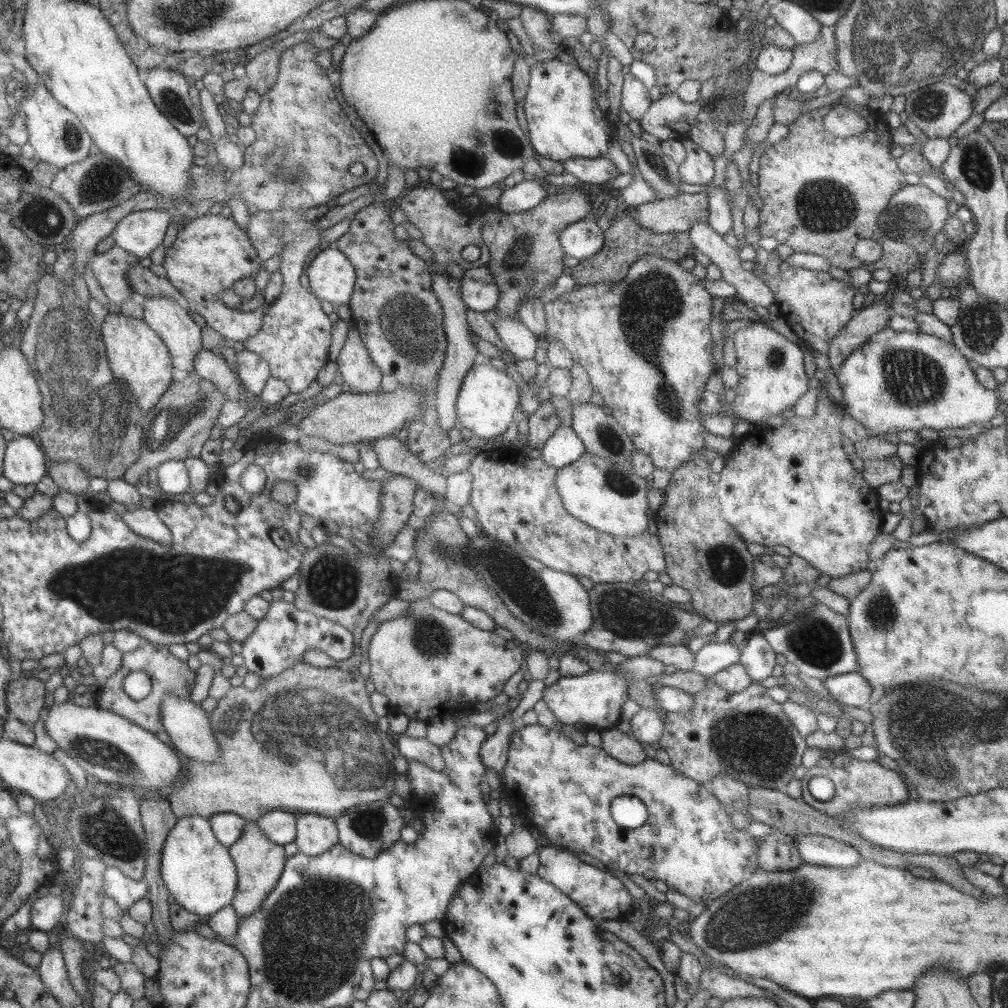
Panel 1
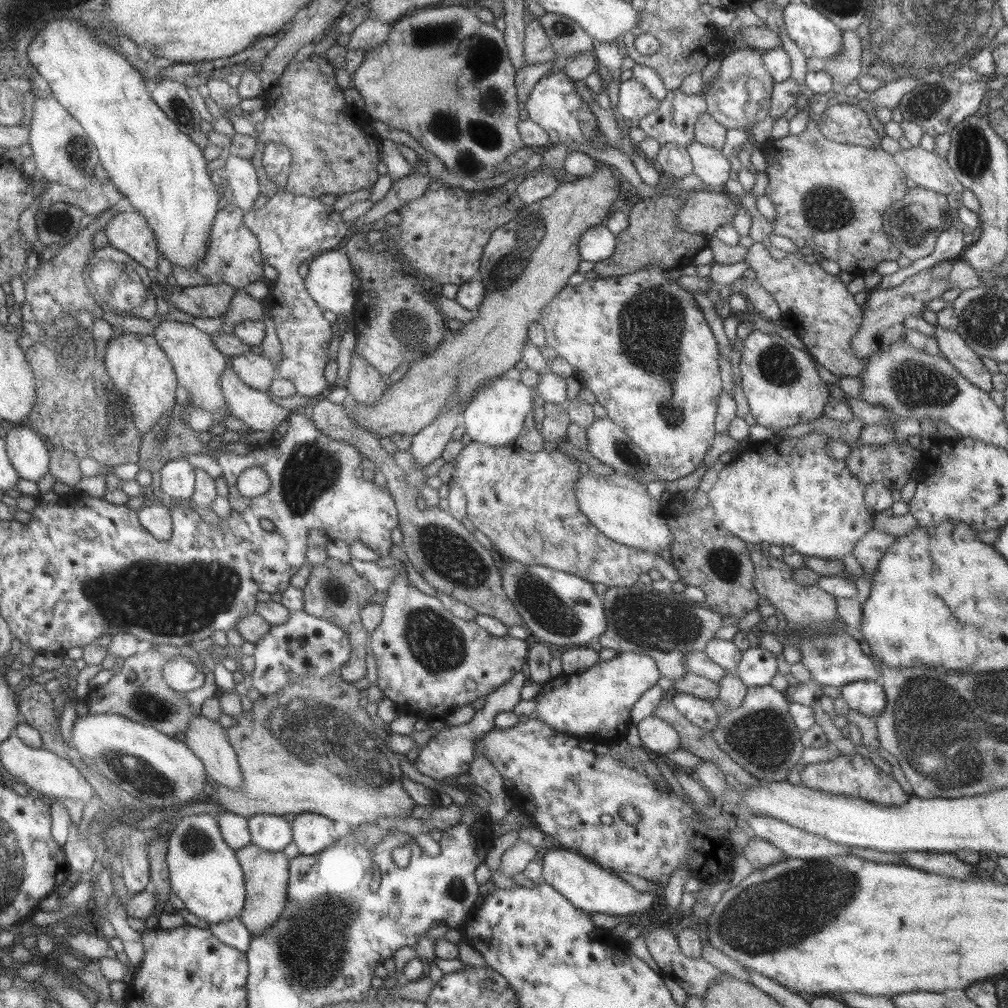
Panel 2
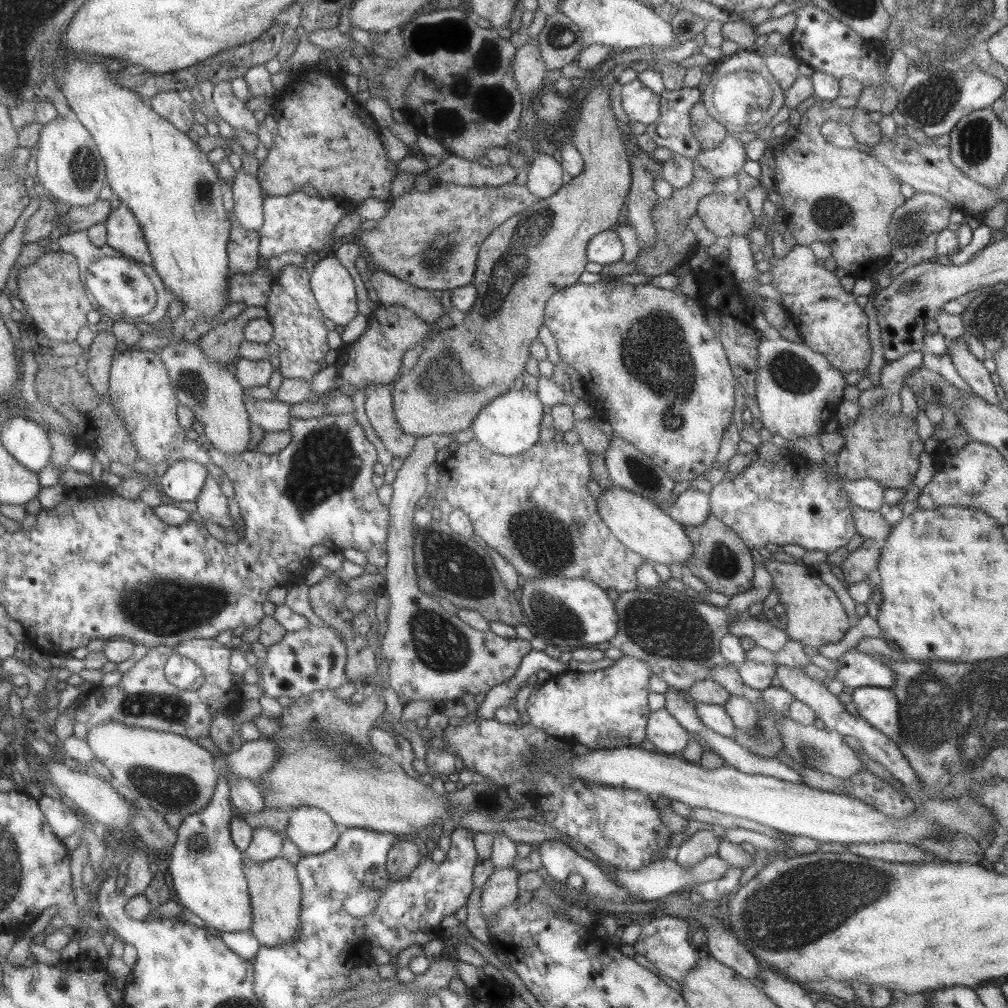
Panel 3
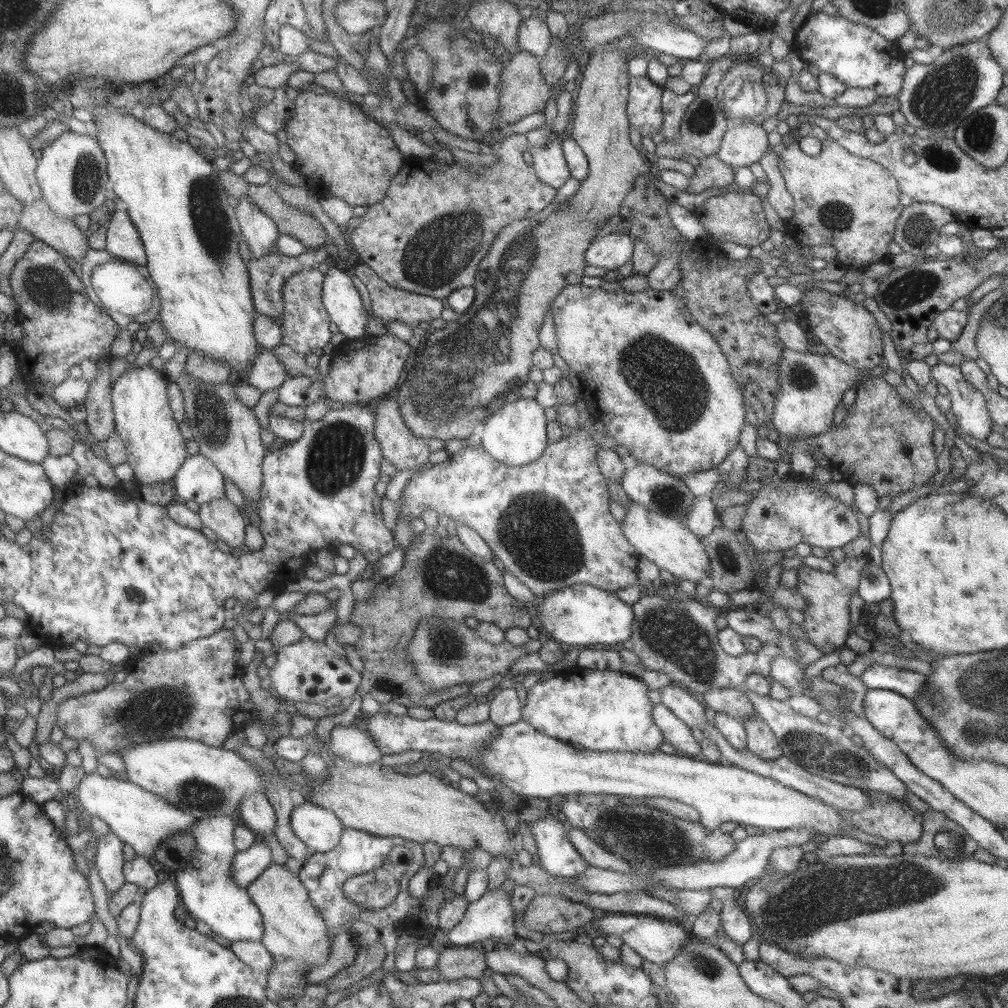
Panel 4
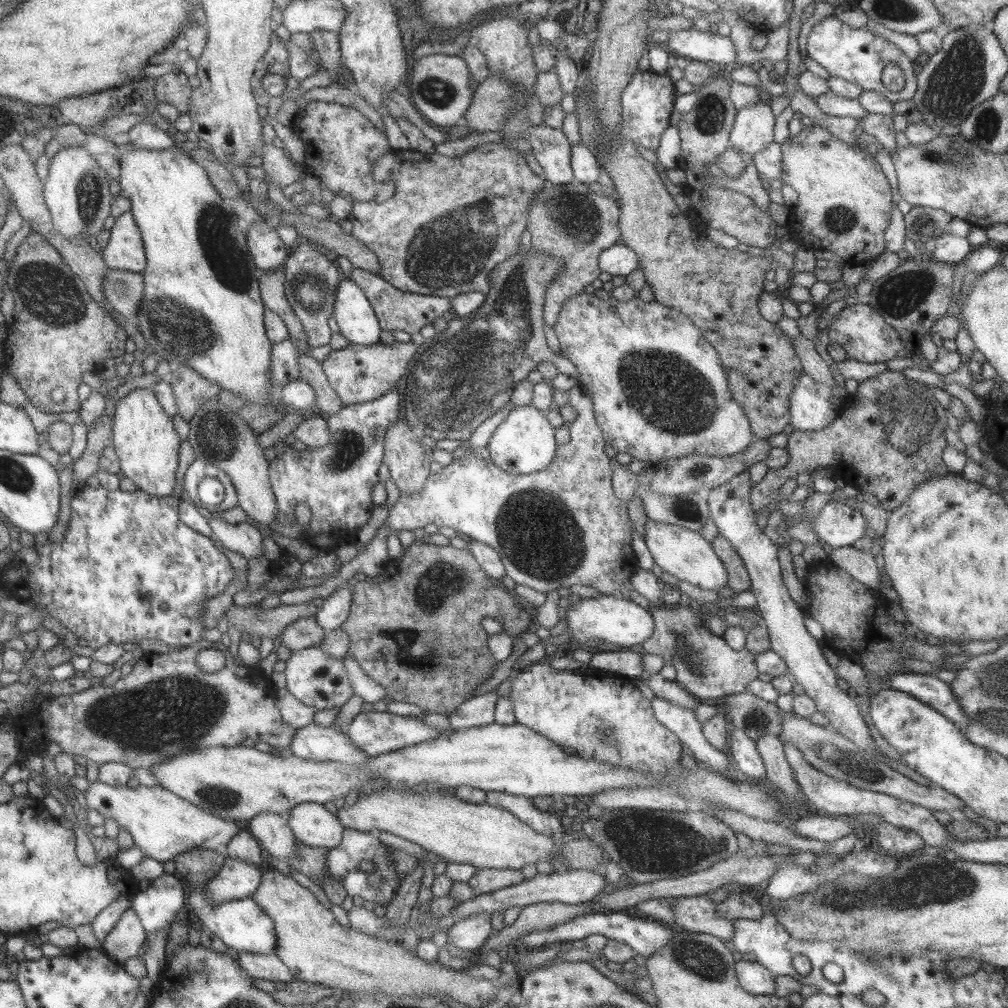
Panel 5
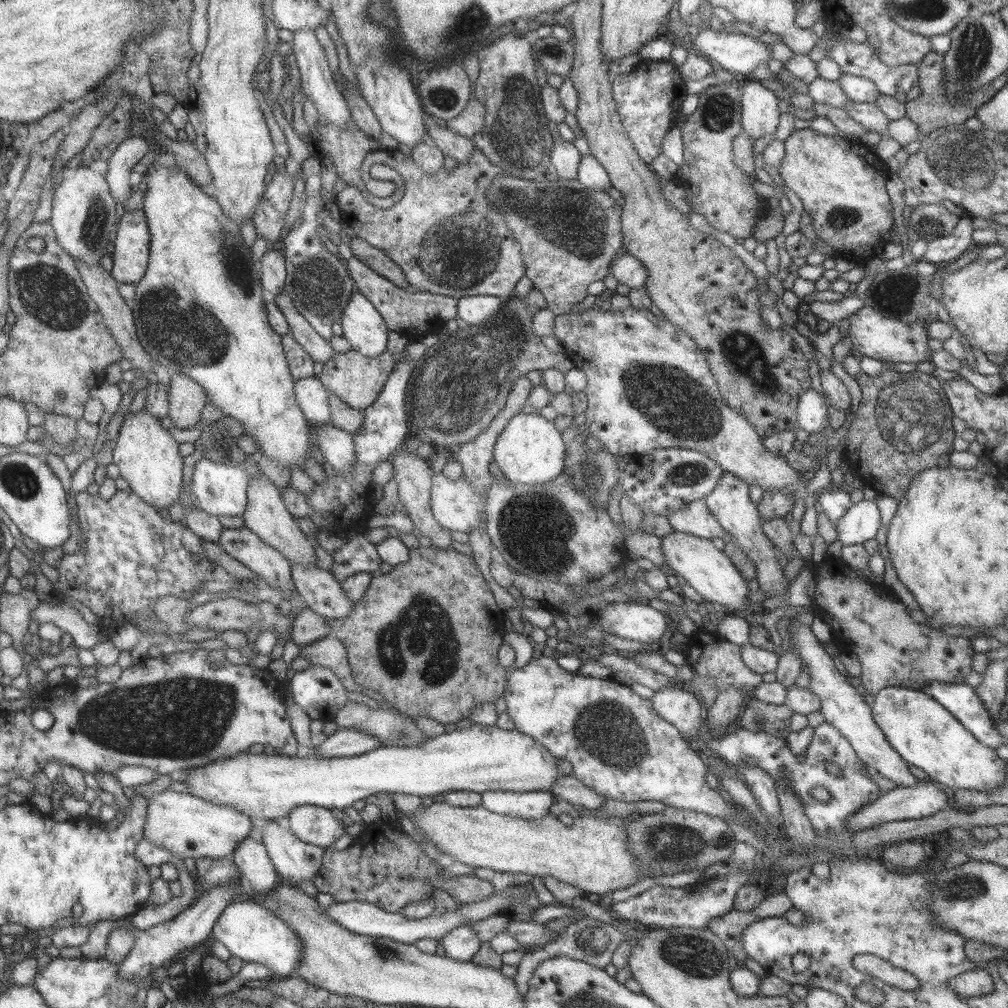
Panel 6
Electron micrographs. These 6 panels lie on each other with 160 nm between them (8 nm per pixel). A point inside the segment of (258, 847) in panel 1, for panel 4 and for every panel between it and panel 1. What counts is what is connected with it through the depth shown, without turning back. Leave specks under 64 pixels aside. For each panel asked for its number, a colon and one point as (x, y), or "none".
2: (266, 874)
3: (273, 888)
4: (292, 928)

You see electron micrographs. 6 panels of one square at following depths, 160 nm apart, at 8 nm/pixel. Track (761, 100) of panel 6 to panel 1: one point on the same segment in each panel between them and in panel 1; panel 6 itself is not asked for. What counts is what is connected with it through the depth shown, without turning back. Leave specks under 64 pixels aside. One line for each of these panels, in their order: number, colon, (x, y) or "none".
1: (697, 167)
2: (709, 165)
3: (724, 160)
4: (742, 145)
5: (753, 126)

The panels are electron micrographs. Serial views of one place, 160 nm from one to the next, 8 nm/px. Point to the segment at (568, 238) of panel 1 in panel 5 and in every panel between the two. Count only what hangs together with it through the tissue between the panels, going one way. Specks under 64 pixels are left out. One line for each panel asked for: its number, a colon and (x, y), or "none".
2: (596, 243)
3: (604, 247)
4: (610, 250)
5: (618, 259)

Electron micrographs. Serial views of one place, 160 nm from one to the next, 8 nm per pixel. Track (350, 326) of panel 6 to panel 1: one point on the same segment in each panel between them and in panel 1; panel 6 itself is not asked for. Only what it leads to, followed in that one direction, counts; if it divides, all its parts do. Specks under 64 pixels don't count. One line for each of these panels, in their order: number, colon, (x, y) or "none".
1: (331, 276)
2: (329, 281)
3: (332, 287)
4: (341, 301)
5: (357, 323)

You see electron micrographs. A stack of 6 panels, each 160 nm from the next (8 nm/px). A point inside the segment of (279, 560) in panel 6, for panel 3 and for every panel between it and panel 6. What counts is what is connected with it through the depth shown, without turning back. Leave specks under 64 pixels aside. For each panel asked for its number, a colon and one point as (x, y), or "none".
3: (211, 504)
4: (219, 515)
5: (243, 538)

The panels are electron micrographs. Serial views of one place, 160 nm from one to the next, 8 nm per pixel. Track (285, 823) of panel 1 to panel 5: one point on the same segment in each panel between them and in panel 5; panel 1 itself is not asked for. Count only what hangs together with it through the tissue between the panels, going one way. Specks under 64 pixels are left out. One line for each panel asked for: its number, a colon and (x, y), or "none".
2: (271, 833)
3: (266, 844)
4: (246, 865)
5: (237, 879)

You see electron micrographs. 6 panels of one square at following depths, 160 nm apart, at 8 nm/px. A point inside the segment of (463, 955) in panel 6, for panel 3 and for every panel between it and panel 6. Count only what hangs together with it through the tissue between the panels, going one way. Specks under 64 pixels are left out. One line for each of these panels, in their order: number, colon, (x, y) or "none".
3: (500, 889)
4: (489, 918)
5: (467, 934)

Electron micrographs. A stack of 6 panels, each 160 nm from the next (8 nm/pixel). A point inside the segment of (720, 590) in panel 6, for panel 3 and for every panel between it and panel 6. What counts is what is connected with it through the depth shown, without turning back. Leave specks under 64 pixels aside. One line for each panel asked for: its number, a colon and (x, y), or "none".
3: (640, 525)
4: (667, 542)
5: (685, 554)

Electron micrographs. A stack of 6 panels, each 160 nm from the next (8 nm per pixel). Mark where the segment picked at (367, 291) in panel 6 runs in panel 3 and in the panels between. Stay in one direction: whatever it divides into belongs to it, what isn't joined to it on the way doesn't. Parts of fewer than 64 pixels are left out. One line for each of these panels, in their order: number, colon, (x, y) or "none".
3: (425, 304)
4: (388, 303)
5: (395, 310)

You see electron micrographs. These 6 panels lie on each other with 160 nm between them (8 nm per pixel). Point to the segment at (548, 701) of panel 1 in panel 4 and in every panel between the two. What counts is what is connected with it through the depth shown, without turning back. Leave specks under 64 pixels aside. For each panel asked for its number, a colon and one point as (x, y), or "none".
2: (594, 706)
3: (607, 708)
4: (603, 710)

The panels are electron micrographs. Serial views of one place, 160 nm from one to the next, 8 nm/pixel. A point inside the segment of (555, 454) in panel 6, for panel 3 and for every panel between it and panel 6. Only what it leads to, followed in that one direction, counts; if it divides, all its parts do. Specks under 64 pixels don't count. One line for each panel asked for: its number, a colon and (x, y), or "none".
3: (509, 424)
4: (514, 436)
5: (522, 443)

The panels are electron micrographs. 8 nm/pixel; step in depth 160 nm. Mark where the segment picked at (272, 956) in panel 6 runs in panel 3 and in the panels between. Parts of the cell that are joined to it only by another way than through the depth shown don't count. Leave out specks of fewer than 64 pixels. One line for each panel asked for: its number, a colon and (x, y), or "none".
3: (206, 869)
4: (207, 892)
5: (240, 924)

